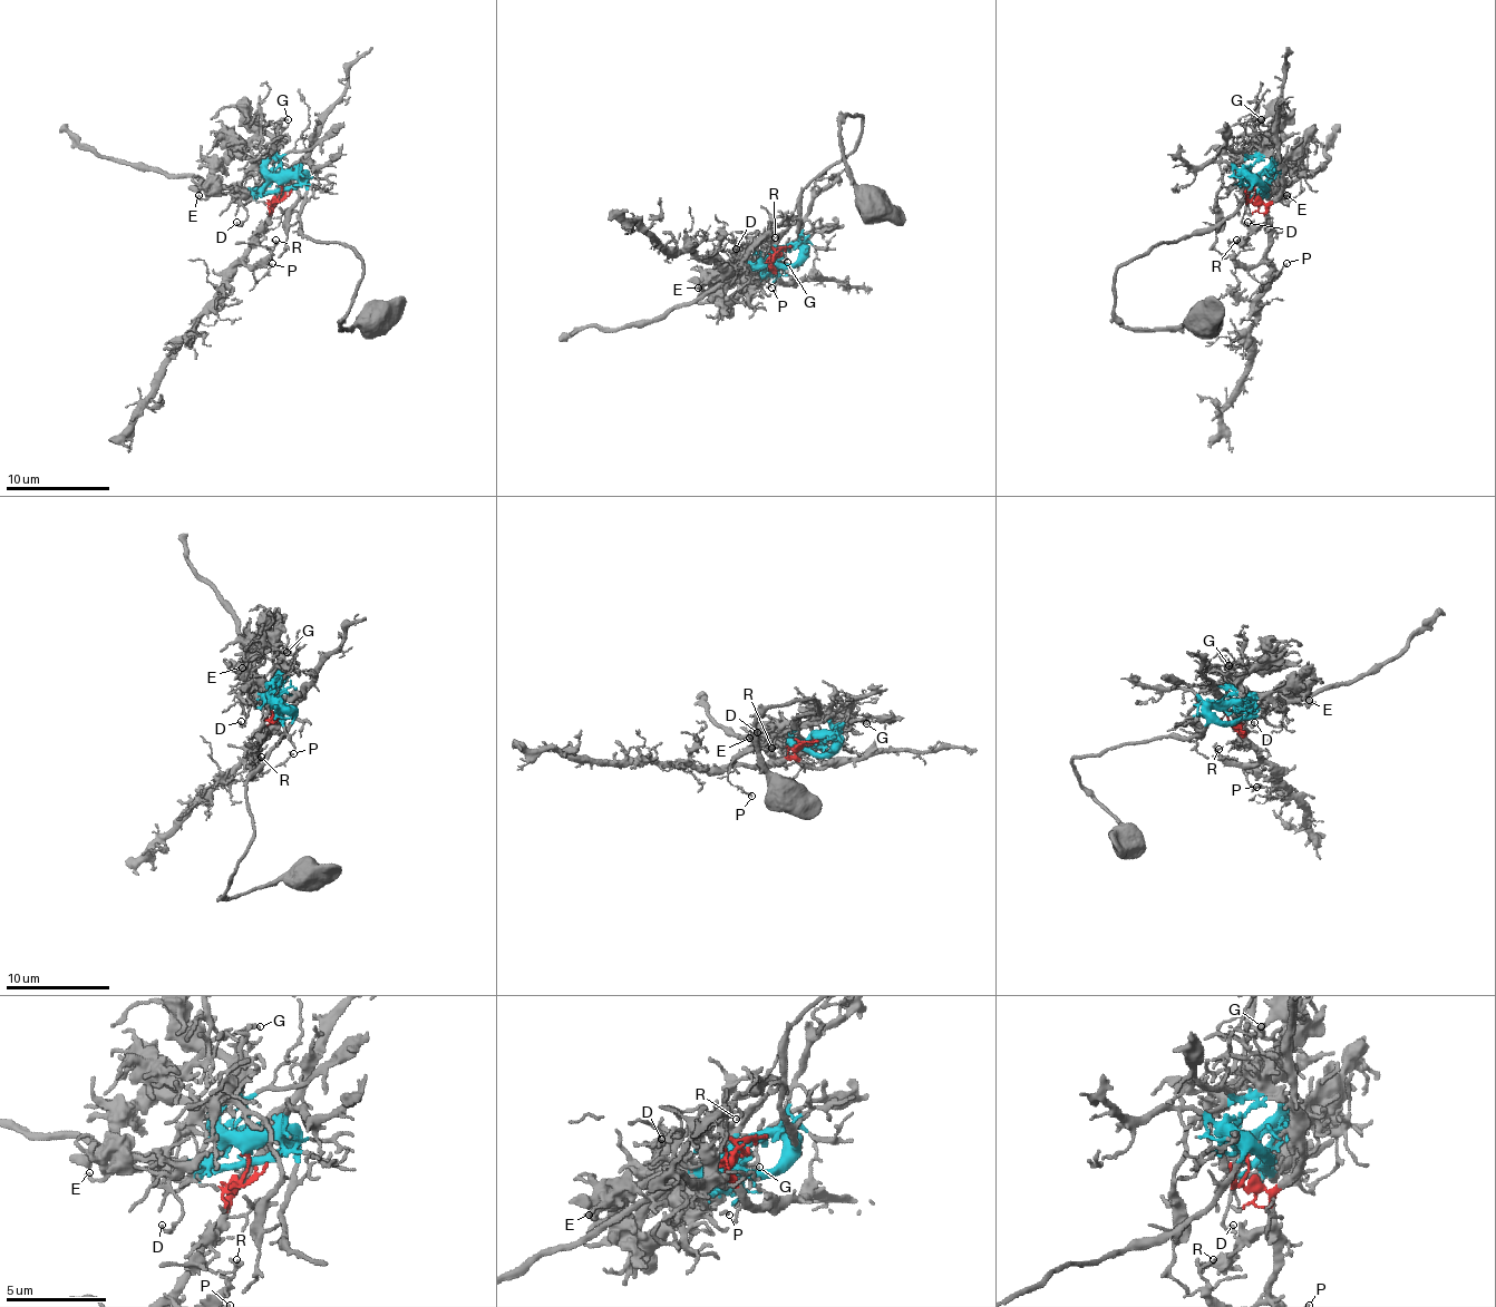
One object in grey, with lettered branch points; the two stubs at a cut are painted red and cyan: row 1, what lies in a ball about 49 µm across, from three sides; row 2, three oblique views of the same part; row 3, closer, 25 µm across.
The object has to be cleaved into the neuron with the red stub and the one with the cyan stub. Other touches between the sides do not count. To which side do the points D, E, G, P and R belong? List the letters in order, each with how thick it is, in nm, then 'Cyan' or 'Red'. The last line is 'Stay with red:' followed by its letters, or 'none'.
D: Thickness 160 nm. Cyan
E: Thickness 160 nm. Cyan
G: Thickness 160 nm. Cyan
P: Thickness 120 nm. Red
R: Thickness 80 nm. Red
Stay with red: P, R

